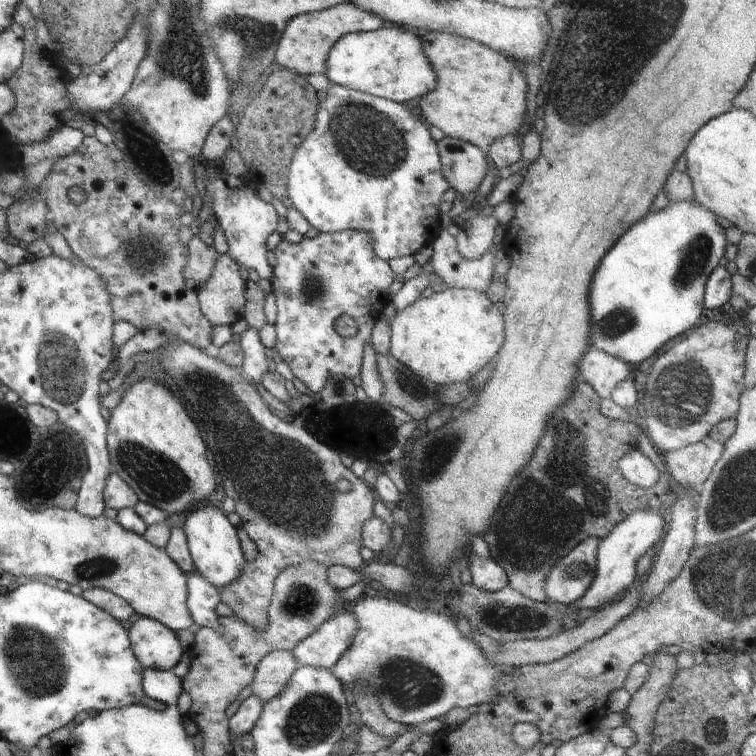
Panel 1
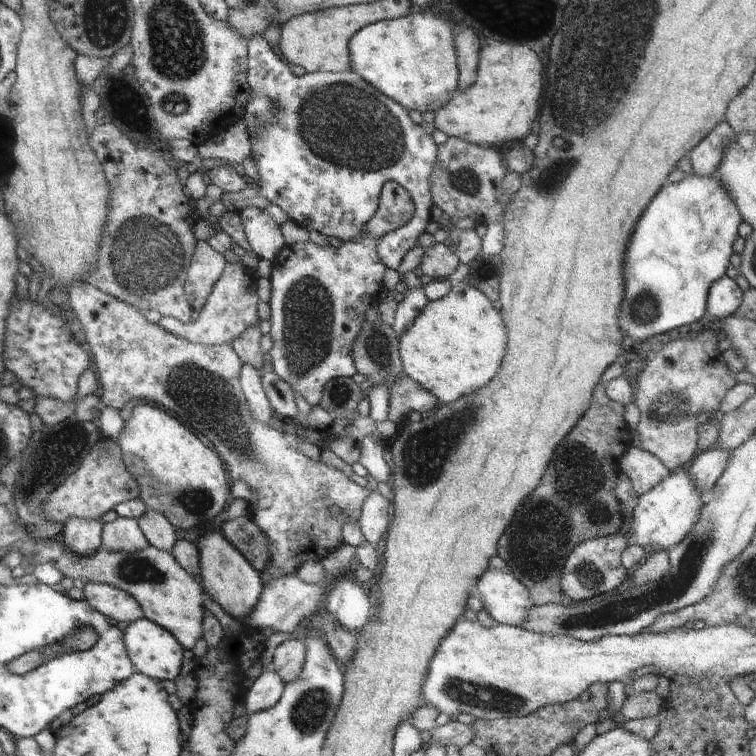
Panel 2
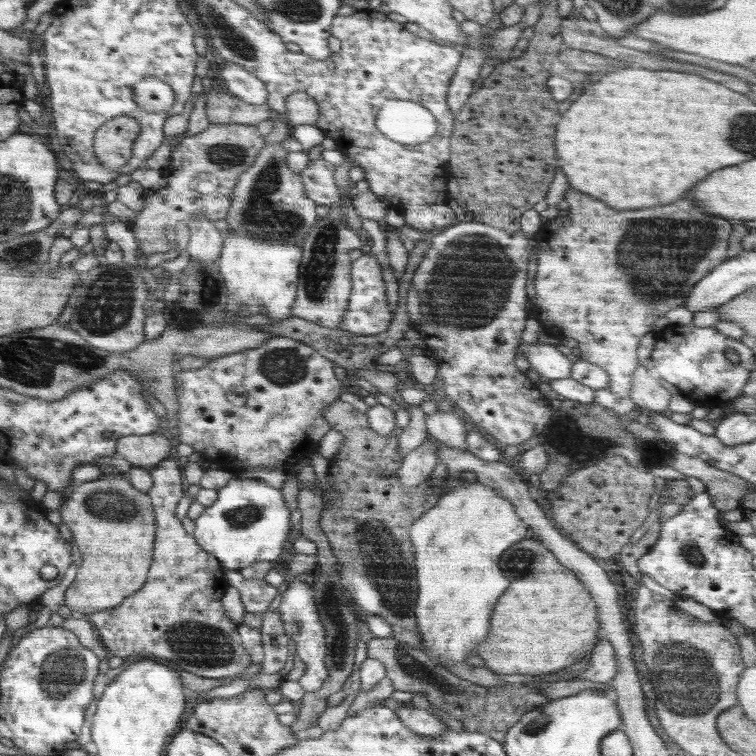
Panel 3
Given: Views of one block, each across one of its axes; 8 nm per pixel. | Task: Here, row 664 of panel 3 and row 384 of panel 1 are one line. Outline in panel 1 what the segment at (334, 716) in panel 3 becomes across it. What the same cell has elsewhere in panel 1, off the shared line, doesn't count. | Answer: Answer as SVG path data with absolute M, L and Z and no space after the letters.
M369 343L364 345L362 368L359 375L350 378L354 386L362 386L370 400L381 403L384 385L379 375L377 354Z

